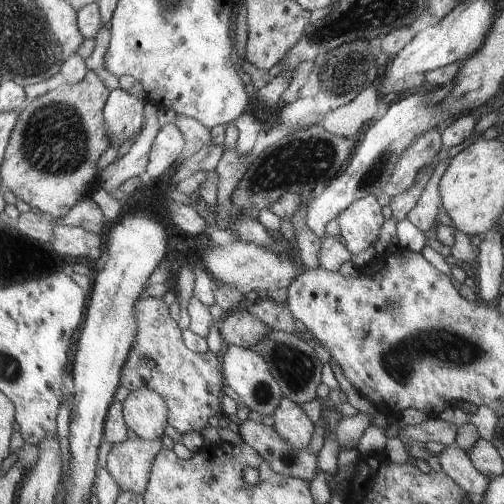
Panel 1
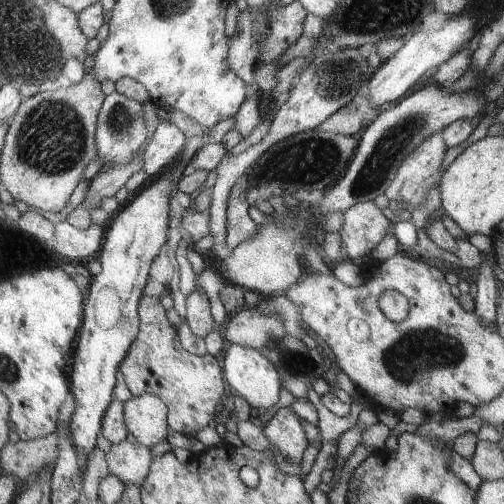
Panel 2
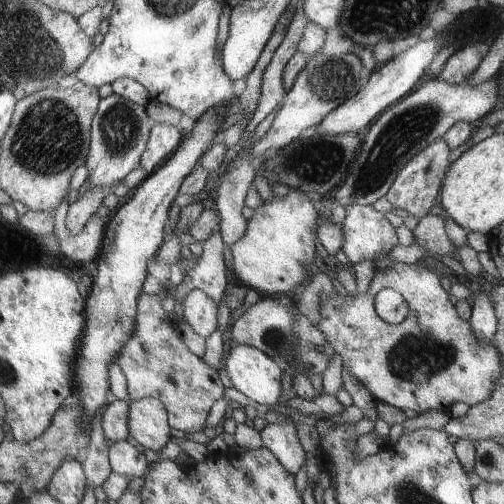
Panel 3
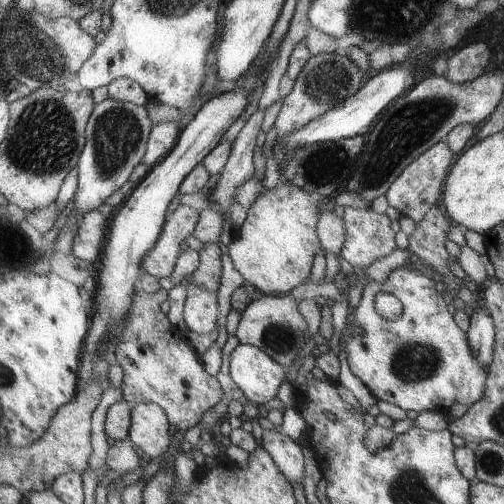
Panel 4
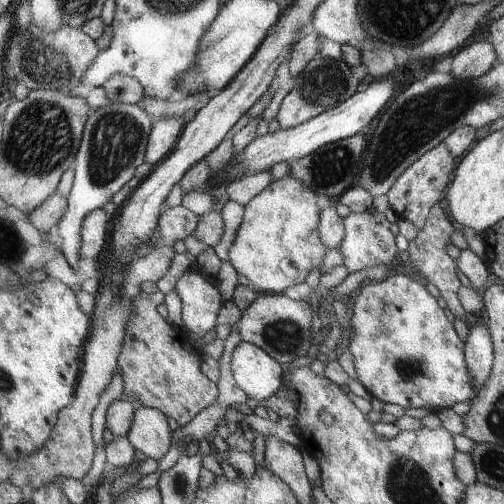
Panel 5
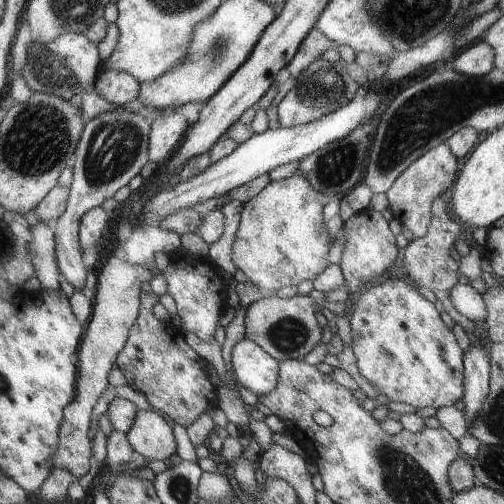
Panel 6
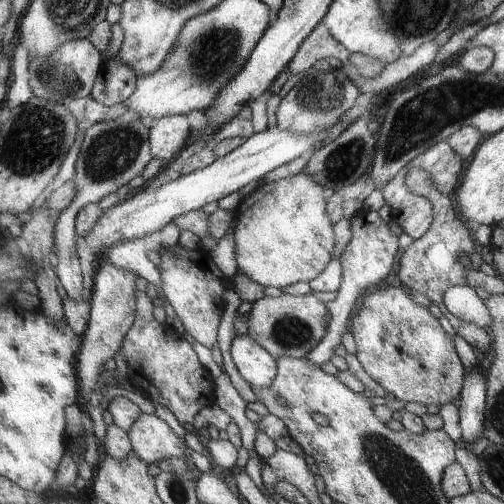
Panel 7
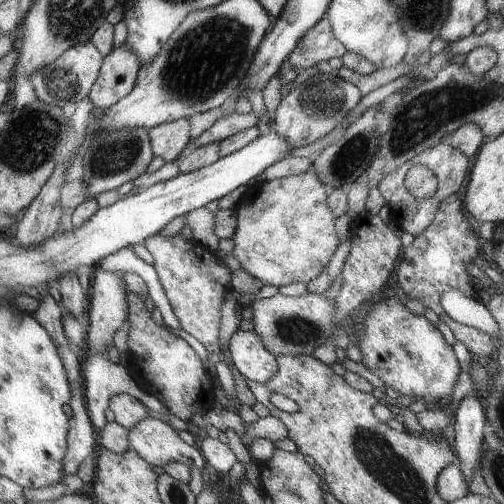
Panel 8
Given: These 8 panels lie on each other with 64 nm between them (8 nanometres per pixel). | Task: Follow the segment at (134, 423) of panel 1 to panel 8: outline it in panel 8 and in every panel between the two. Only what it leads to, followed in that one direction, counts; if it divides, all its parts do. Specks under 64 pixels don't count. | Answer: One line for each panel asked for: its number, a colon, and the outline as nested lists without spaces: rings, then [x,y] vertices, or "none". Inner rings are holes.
2: [[[155,394],[131,396],[125,402],[125,420],[131,436],[145,446],[155,446],[169,436],[169,404]]]
3: [[[141,398],[131,400],[129,406],[129,426],[131,438],[143,450],[161,450],[173,436],[171,436],[171,422],[169,422],[169,408],[159,398]]]
4: [[[143,402],[133,408],[133,426],[131,440],[143,454],[157,458],[165,454],[171,446],[173,424],[167,410],[155,402]]]
5: [[[137,406],[133,428],[129,432],[129,440],[149,460],[159,460],[171,448],[173,428],[175,424],[163,410]]]
6: [[[139,410],[137,420],[129,432],[129,440],[147,462],[163,462],[179,450],[175,424],[153,410]]]
7: [[[141,414],[129,432],[135,456],[147,464],[157,464],[167,458],[185,458],[185,444],[173,432],[169,422],[157,414]]]
8: [[[145,416],[131,428],[131,450],[135,450],[151,466],[159,468],[173,460],[199,470],[205,470],[209,464],[203,450],[183,442],[175,426],[153,416]]]

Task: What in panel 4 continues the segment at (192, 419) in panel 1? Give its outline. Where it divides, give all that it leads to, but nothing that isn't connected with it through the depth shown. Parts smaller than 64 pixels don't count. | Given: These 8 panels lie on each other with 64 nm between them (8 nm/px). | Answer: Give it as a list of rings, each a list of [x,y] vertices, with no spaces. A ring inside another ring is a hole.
[[[137,292],[135,298],[135,306],[127,318],[127,330],[125,334],[119,338],[117,344],[117,352],[115,352],[115,362],[123,368],[123,398],[129,400],[133,406],[143,404],[143,402],[155,402],[161,404],[167,414],[169,420],[173,424],[175,430],[179,432],[187,432],[189,428],[197,426],[203,416],[213,410],[225,396],[223,396],[223,388],[217,376],[213,376],[207,368],[203,368],[203,362],[199,358],[199,354],[195,350],[191,350],[191,346],[185,342],[181,332],[173,332],[173,324],[169,322],[169,316],[161,310],[161,302],[167,300],[167,292],[159,292],[159,294],[147,294],[147,292]]]

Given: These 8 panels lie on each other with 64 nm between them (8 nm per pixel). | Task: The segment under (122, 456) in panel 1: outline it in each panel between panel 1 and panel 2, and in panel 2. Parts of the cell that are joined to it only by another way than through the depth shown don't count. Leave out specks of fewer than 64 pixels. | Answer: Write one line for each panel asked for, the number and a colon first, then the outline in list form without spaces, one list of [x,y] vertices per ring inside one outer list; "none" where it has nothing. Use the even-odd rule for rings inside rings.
2: [[[127,438],[121,444],[113,444],[111,452],[105,454],[105,458],[109,474],[121,478],[127,484],[127,488],[129,486],[143,488],[155,462],[151,446],[145,446],[135,438]]]

